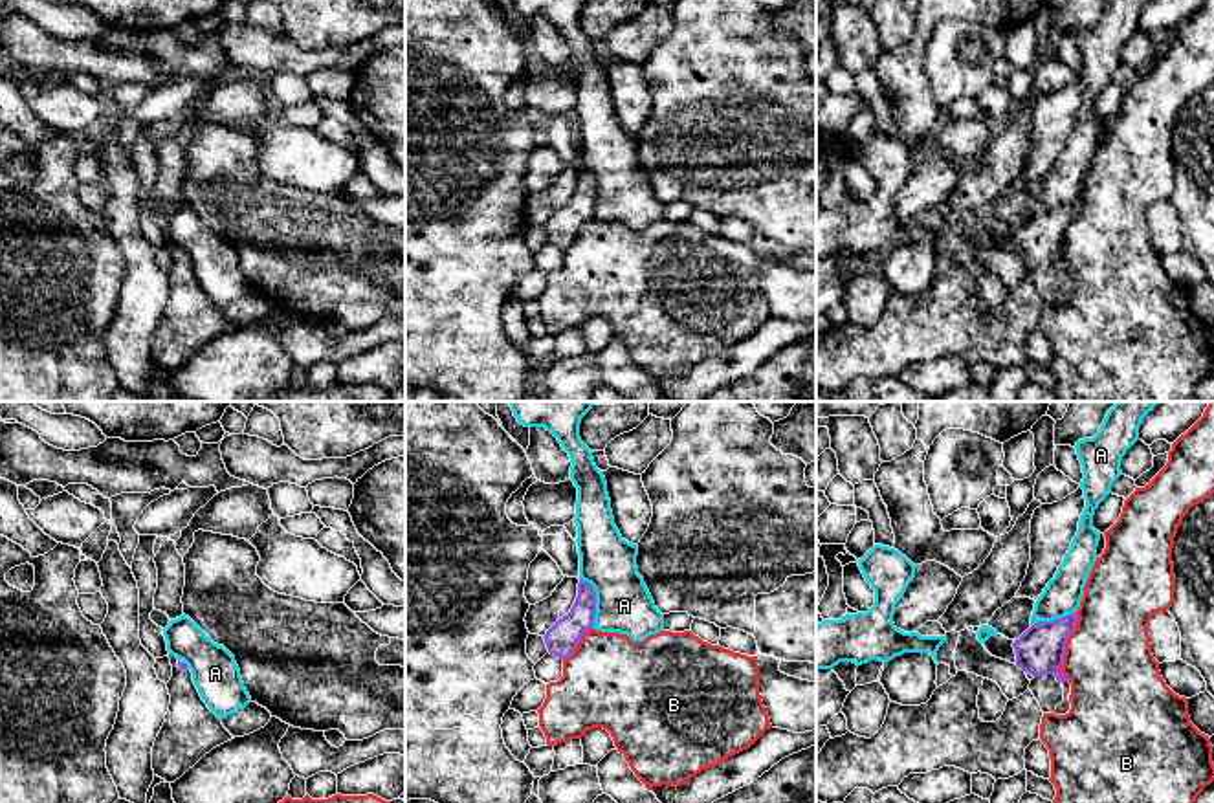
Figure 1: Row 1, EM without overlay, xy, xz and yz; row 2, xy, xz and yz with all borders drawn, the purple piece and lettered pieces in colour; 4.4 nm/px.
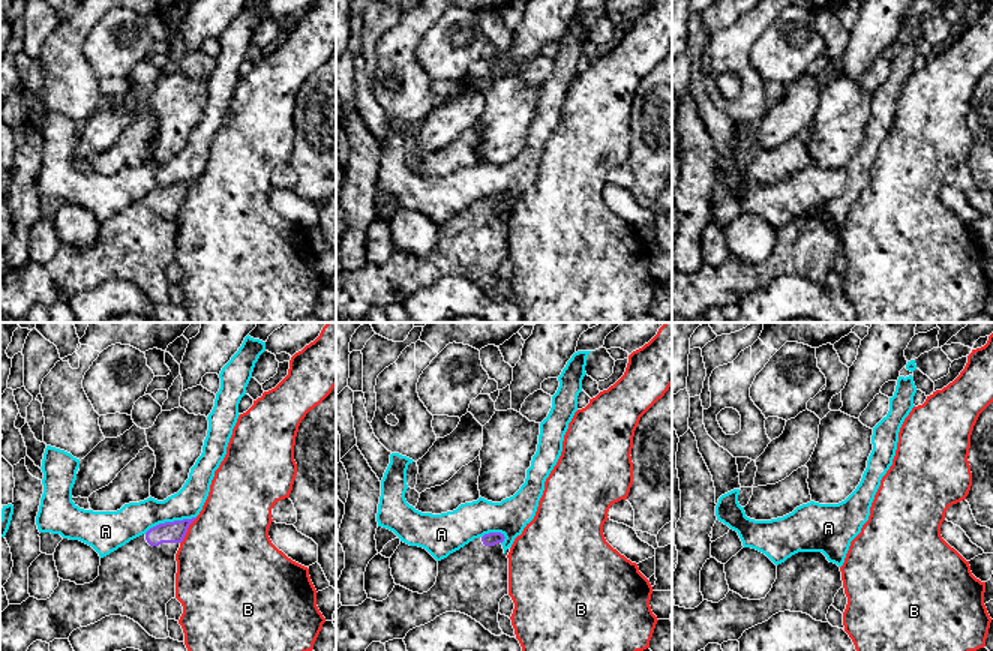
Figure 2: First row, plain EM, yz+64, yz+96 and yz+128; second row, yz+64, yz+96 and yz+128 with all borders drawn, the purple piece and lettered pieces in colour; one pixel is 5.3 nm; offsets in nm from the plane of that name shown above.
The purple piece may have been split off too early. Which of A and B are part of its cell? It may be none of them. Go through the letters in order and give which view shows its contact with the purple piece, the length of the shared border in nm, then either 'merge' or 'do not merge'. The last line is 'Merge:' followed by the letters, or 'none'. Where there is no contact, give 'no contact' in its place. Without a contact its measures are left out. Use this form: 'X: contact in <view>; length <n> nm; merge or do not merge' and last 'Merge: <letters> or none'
A: contact in xz; length 240 nm; do not merge
B: contact in yz; length 300 nm; do not merge
Merge: none

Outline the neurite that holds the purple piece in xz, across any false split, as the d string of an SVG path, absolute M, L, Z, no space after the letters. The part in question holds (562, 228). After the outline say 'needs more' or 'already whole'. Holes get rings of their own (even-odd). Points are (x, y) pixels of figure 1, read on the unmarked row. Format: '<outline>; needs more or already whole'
M583 169L578 172L578 187L568 204L559 207L543 226L550 244L567 249L578 236L581 226L594 216L596 182Z; already whole

